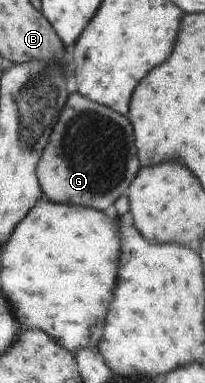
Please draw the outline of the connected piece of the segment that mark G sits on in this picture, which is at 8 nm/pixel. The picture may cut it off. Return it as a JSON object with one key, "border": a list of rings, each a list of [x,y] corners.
{"border":[[[73,89],[37,165],[37,176],[46,199],[58,204],[86,206],[105,212],[120,195],[124,195],[140,167],[130,122],[126,116],[122,117],[109,106],[92,101]]]}

